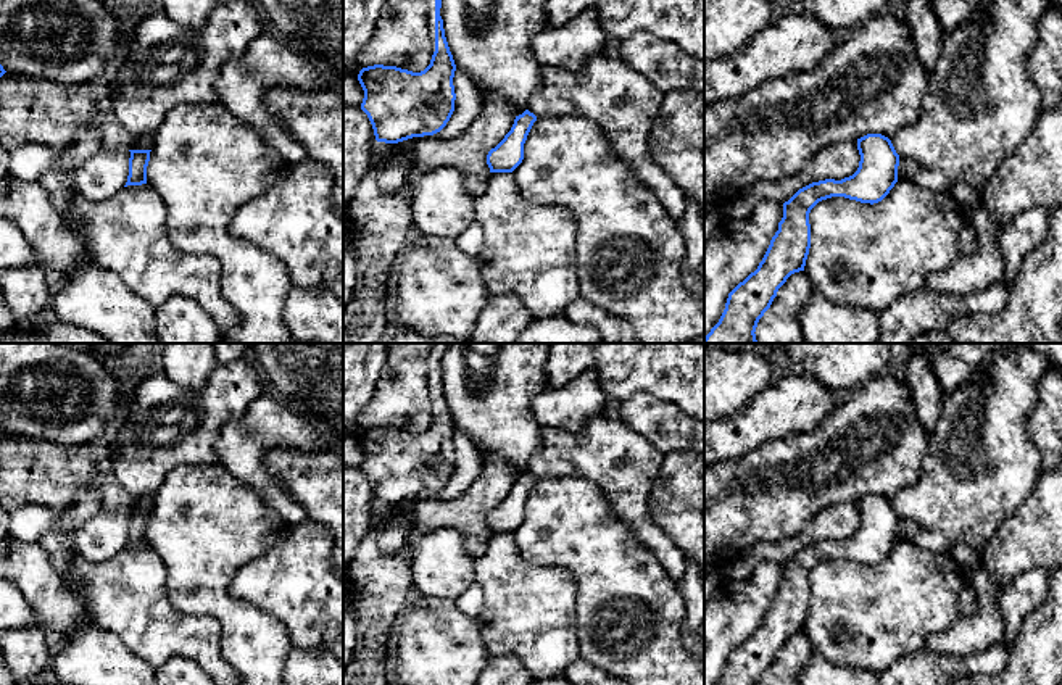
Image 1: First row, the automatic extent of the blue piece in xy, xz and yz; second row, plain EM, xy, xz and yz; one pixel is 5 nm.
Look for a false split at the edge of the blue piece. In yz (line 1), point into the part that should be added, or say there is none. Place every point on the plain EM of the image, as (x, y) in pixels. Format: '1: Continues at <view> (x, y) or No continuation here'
1: No continuation here

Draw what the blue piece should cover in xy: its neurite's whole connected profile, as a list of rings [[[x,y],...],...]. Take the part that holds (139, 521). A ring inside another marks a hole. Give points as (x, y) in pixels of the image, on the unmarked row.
[[[129,511],[129,513],[131,513],[129,537],[124,548],[147,545],[147,527],[150,522],[151,511]]]

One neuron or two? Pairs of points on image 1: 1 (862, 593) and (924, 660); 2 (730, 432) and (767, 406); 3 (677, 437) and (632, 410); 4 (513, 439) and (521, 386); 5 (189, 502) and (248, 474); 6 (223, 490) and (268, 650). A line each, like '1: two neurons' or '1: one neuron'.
1: two neurons
2: one neuron
3: one neuron
4: one neuron
5: two neurons
6: one neuron

